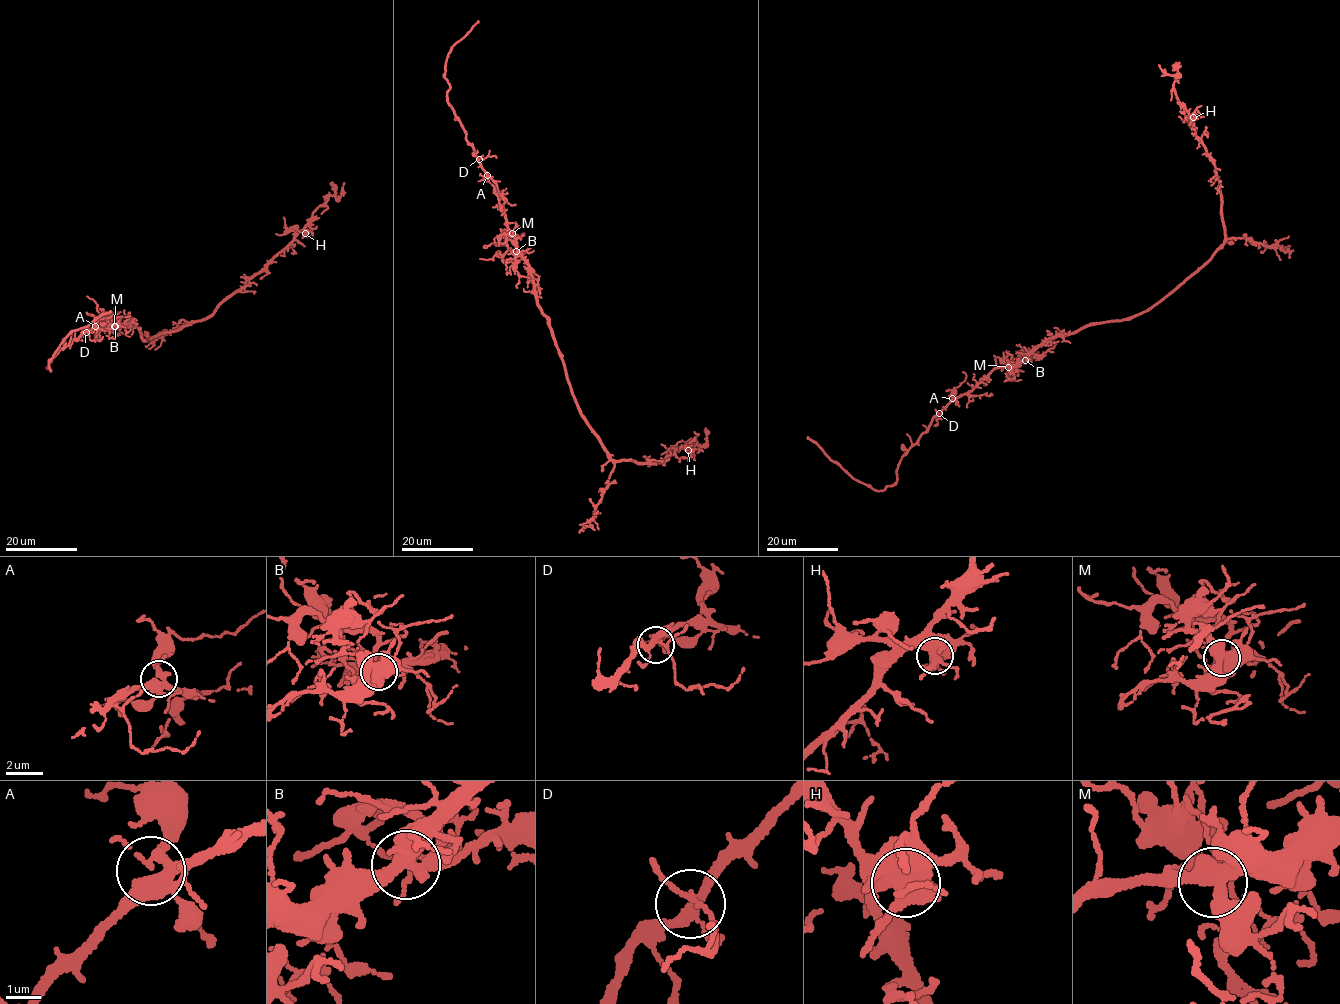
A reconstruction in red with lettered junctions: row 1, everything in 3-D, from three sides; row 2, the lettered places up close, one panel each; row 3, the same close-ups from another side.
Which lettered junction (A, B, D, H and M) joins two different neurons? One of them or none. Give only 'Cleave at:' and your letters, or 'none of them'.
Cleave at: none of them

